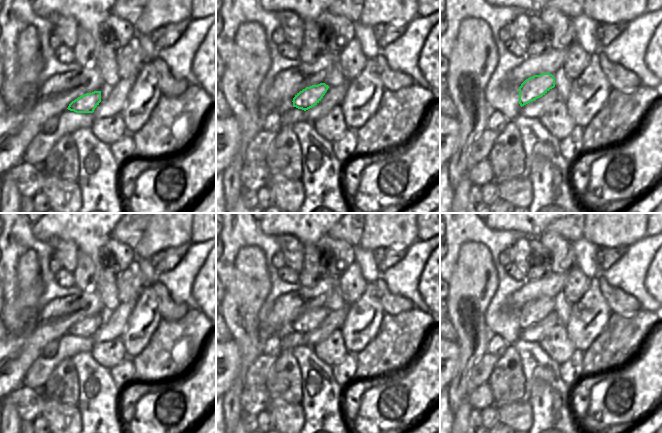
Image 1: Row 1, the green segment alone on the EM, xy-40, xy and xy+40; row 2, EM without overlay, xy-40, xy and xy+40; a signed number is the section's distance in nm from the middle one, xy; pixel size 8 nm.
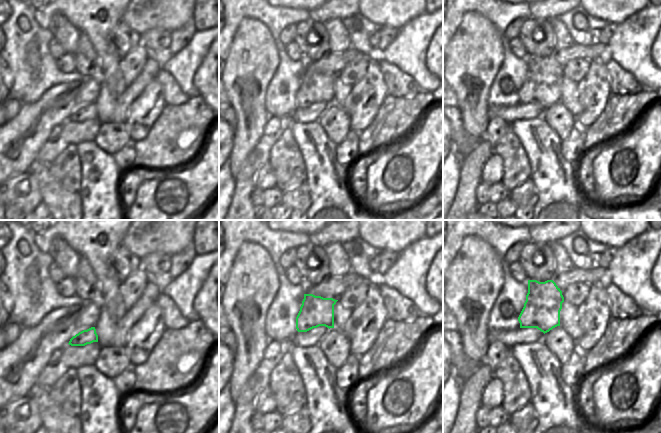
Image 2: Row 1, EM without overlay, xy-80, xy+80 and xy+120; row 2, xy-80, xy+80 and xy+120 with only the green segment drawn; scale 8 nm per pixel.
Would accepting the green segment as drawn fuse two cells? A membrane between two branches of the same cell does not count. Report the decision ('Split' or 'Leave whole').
Leave whole.

